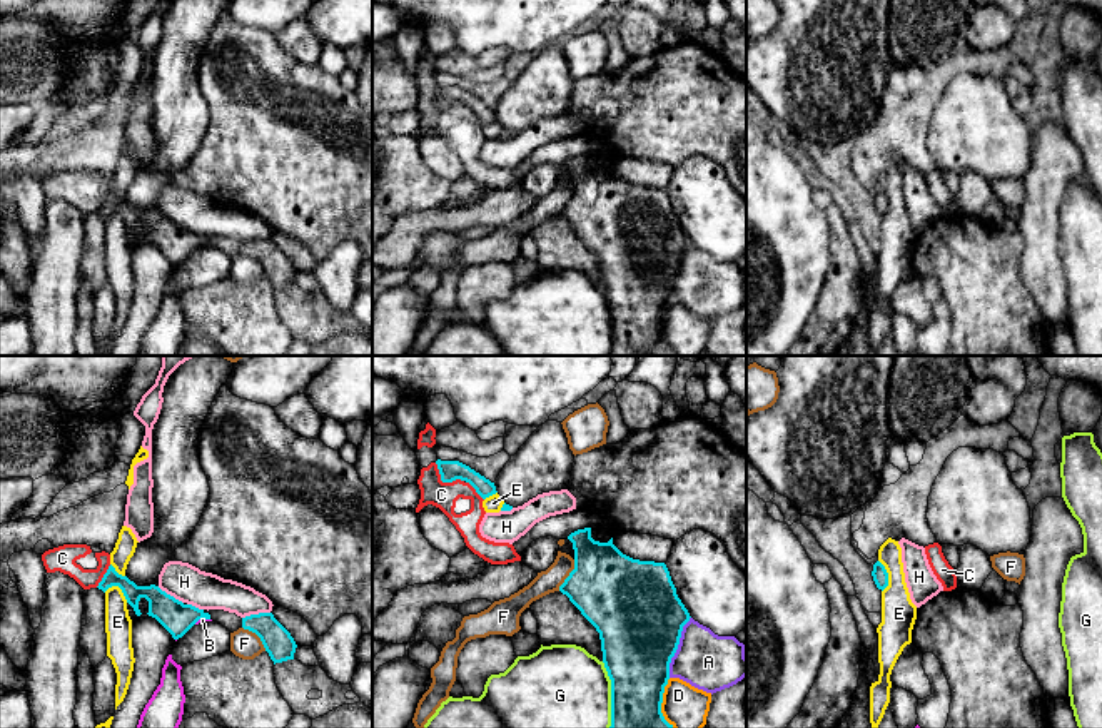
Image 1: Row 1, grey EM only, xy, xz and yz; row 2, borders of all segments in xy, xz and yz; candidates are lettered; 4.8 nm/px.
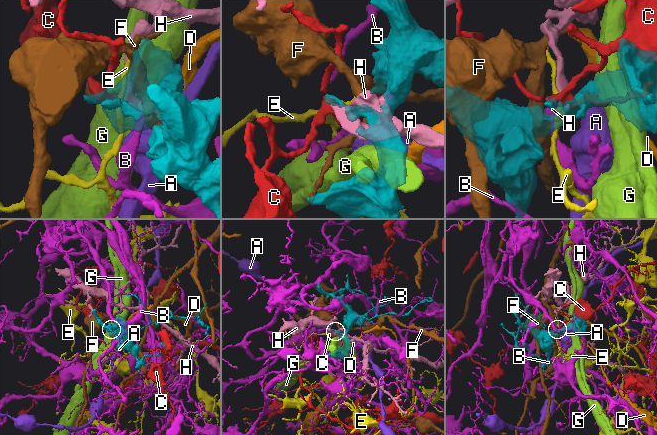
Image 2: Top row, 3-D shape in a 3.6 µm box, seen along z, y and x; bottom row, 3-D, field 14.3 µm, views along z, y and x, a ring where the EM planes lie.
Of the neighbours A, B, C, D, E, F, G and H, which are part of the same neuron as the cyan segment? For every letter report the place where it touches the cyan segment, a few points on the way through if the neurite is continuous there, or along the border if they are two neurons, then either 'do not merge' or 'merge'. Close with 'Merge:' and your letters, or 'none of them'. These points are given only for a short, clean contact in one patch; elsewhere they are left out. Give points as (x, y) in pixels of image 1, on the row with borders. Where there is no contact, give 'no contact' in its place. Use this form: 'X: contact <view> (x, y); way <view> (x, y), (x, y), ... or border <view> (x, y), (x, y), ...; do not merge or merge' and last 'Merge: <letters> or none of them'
A: contact xz (677, 647); do not merge
B: contact xy (201, 618); do not merge
C: contact xz (444, 481); do not merge
D: contact xz (662, 702); do not merge
E: contact yz (887, 576); border yz (879, 560), (887, 573), (887, 586), (882, 591); do not merge
F: contact xz (570, 575); do not merge
G: contact xz (611, 695); do not merge
H: contact xy (256, 615); do not merge
Merge: none of them

